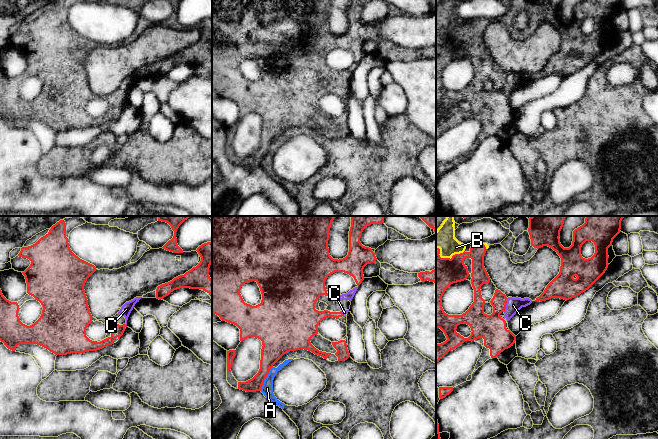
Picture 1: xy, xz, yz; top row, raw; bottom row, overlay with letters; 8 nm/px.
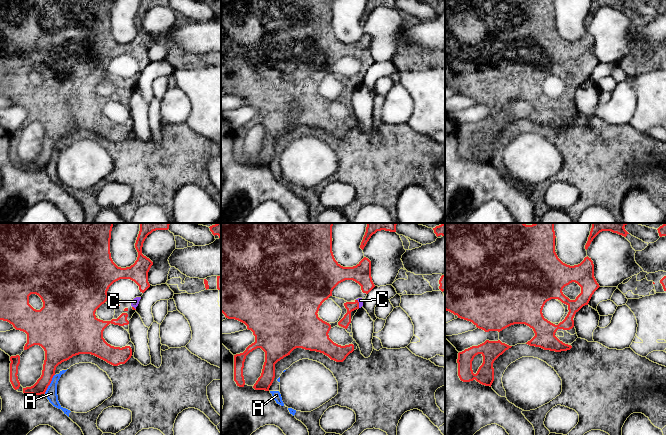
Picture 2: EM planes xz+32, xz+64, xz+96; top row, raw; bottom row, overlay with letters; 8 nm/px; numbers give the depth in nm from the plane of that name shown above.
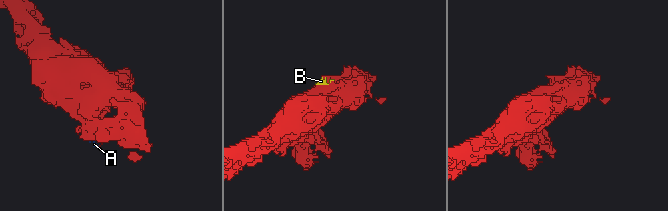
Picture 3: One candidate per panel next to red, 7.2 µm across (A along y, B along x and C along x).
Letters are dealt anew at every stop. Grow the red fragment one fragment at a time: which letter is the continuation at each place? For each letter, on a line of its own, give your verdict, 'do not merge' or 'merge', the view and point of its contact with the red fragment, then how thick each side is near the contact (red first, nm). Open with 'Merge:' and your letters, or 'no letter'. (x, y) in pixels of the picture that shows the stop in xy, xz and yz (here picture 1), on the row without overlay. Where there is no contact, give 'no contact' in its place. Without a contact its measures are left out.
Merge: B, C
A: do not merge; meets red in xz at (265, 154); 180 nm thick on the red side, 100 nm on the other
B: merge; meets red in yz at (447, 34); 280 nm thick on the red side, 180 nm on the other
C: merge; meets red in yz at (505, 81); 220 nm thick on the red side, 120 nm on the other

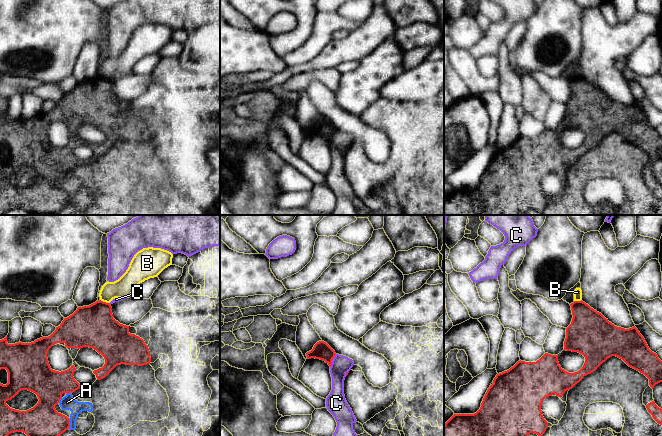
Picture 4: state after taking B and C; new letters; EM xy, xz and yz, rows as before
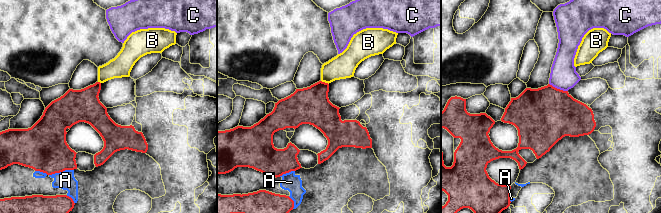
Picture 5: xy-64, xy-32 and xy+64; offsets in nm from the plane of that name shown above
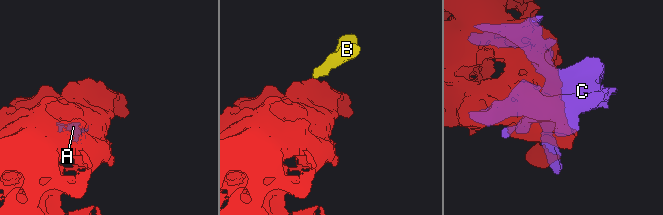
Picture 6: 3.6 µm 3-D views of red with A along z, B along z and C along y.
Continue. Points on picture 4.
Merge: no letter
A: do not merge; meets red in xy at (69, 199); 300 nm thick on the red side, 110 nm on the other
B: do not merge; meets red in xy at (104, 78); 340 nm thick on the red side, 160 nm on the other
C: do not merge; meets red in xz at (331, 137); 140 nm thick on the red side, 150 nm on the other

